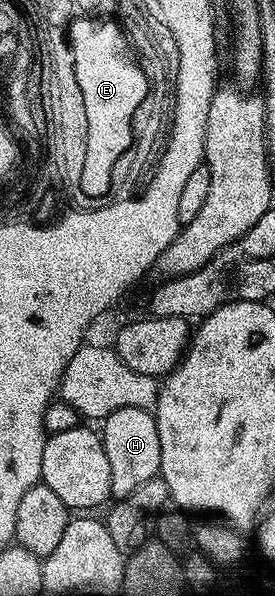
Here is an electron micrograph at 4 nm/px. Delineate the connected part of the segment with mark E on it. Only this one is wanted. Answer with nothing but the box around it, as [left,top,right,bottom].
[73,19,145,193]

